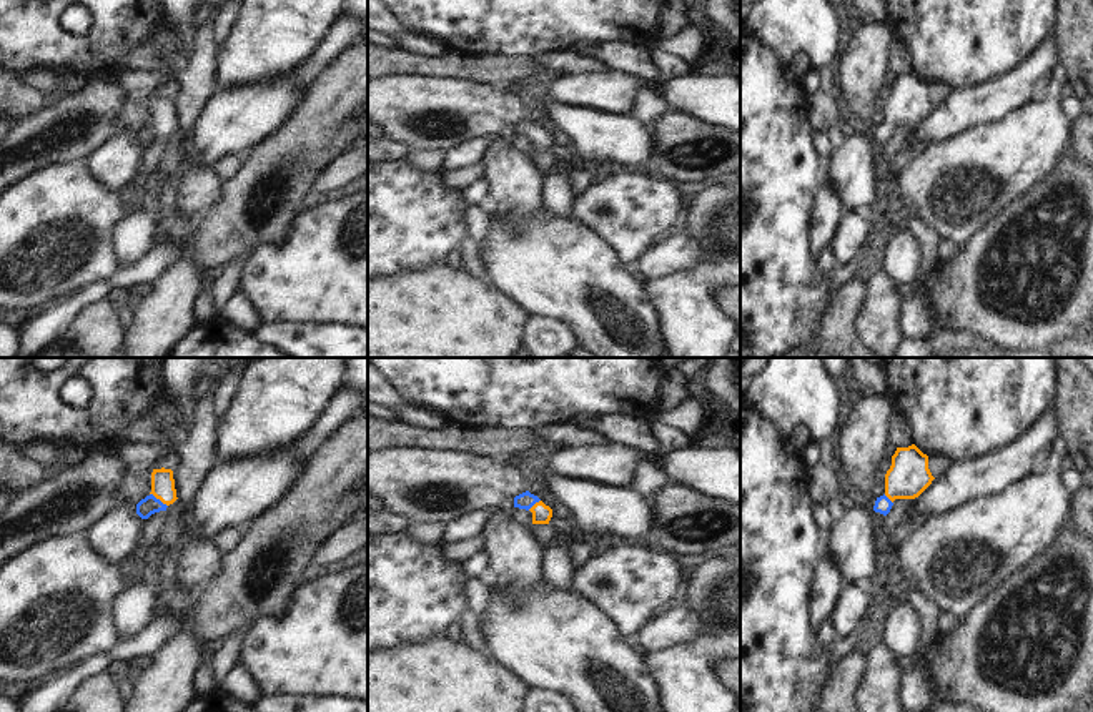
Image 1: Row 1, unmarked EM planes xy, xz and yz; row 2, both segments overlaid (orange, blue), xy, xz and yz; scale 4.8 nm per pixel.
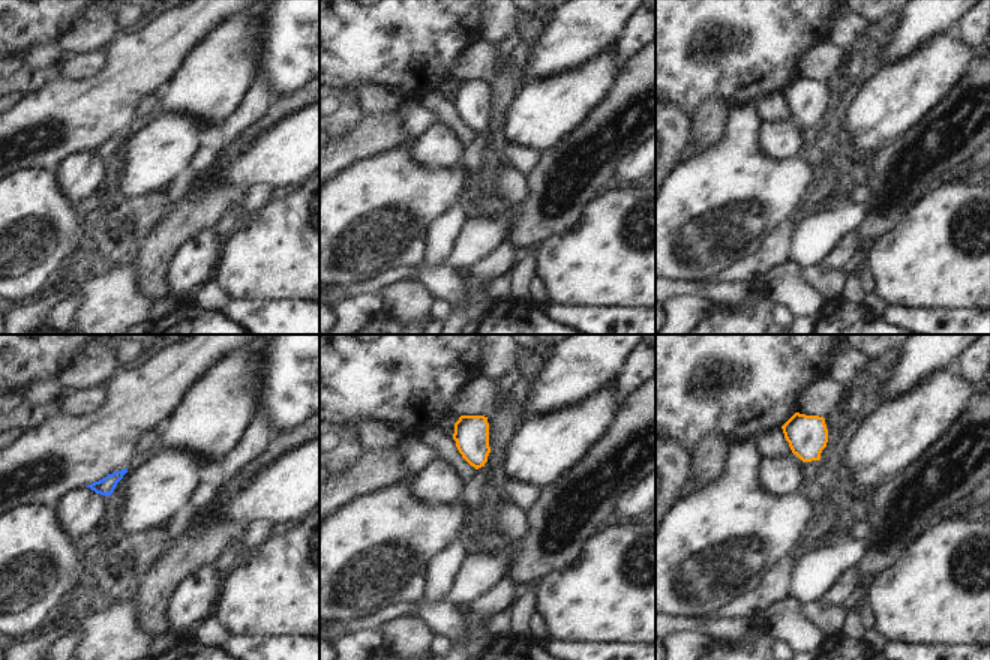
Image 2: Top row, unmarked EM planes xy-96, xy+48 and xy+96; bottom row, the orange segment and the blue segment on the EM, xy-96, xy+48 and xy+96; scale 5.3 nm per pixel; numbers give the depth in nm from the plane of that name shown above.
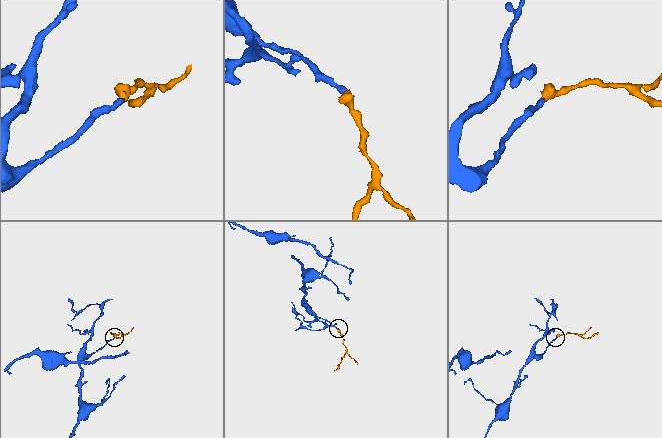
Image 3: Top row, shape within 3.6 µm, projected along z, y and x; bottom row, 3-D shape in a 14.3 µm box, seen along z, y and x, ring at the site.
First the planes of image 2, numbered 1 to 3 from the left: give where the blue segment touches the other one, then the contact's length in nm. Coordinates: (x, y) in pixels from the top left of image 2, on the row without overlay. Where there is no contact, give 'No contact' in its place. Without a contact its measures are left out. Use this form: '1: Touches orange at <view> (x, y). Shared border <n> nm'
1: No contact
2: No contact
3: No contact.

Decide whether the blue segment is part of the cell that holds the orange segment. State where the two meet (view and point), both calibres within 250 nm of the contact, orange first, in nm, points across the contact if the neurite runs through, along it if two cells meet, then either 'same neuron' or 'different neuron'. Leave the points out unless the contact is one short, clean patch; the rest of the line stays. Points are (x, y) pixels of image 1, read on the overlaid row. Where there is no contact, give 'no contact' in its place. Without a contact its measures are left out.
meets orange in xy at (158, 498); 110 nm thick on the orange side, 90 nm on the other; runs through xy (162, 479), (158, 498), (150, 504); same neuron

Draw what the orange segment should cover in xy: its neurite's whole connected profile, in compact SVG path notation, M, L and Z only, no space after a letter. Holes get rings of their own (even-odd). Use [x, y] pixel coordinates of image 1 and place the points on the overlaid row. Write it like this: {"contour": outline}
{"contour": "M153 469L151 492L136 504L136 514L148 519L151 514L166 511L176 501L176 489L171 469Z"}

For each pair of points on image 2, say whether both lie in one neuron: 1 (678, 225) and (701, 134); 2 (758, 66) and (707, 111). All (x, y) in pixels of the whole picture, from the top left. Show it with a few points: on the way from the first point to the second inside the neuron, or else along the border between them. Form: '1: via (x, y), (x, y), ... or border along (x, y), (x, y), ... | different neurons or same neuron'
1: border along (725, 120), (722, 134), (704, 149) | different neurons
2: border along (731, 104), (722, 98), (705, 98), (693, 116) | different neurons

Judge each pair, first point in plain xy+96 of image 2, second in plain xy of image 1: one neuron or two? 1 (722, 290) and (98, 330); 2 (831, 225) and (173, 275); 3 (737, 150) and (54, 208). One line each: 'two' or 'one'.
1: one
2: two
3: one

